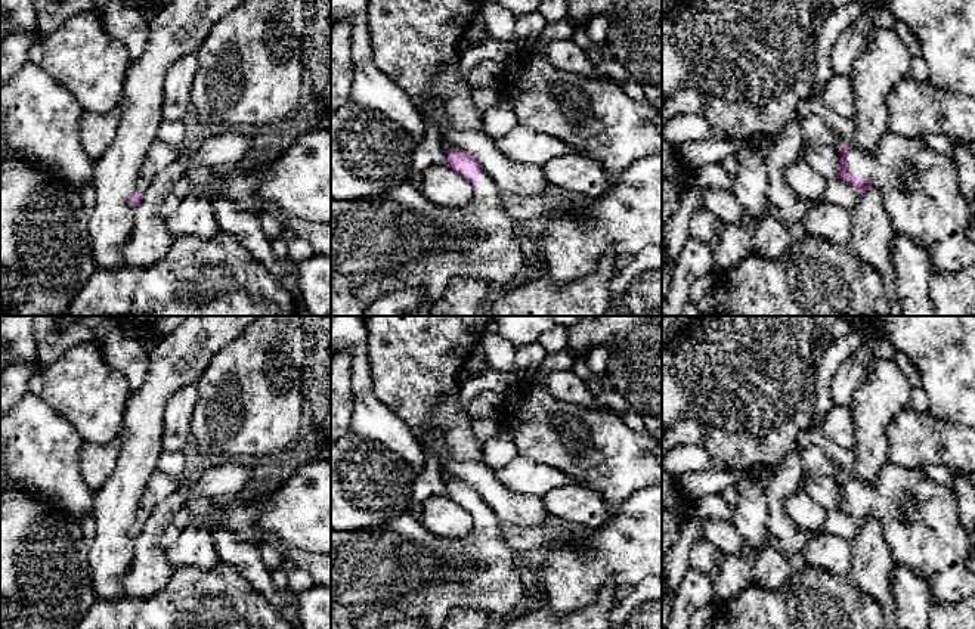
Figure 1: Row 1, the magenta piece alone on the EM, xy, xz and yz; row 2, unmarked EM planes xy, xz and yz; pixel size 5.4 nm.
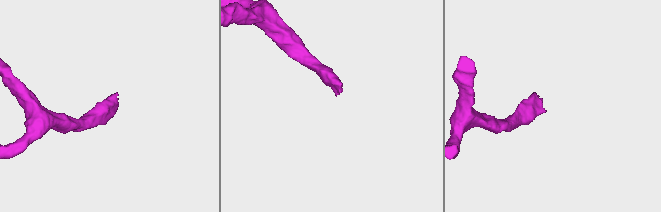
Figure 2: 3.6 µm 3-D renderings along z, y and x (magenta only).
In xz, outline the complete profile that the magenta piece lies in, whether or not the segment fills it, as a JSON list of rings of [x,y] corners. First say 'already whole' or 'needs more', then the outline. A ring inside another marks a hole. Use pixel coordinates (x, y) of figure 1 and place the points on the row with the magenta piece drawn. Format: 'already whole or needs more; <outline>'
needs more; [[[455,148],[445,152],[448,167],[473,186],[474,196],[465,207],[434,205],[409,180],[369,198],[349,201],[331,198],[331,316],[363,316],[380,297],[415,288],[424,288],[428,301],[434,303],[455,276],[485,281],[493,292],[517,281],[524,269],[524,255],[513,230],[516,220],[502,205],[502,192],[471,154]]]

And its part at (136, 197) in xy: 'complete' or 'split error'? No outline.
split error

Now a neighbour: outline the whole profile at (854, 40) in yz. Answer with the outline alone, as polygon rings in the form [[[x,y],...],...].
[[[869,13],[854,21],[839,35],[830,52],[830,66],[835,75],[849,75],[857,58],[867,50],[875,32]]]

